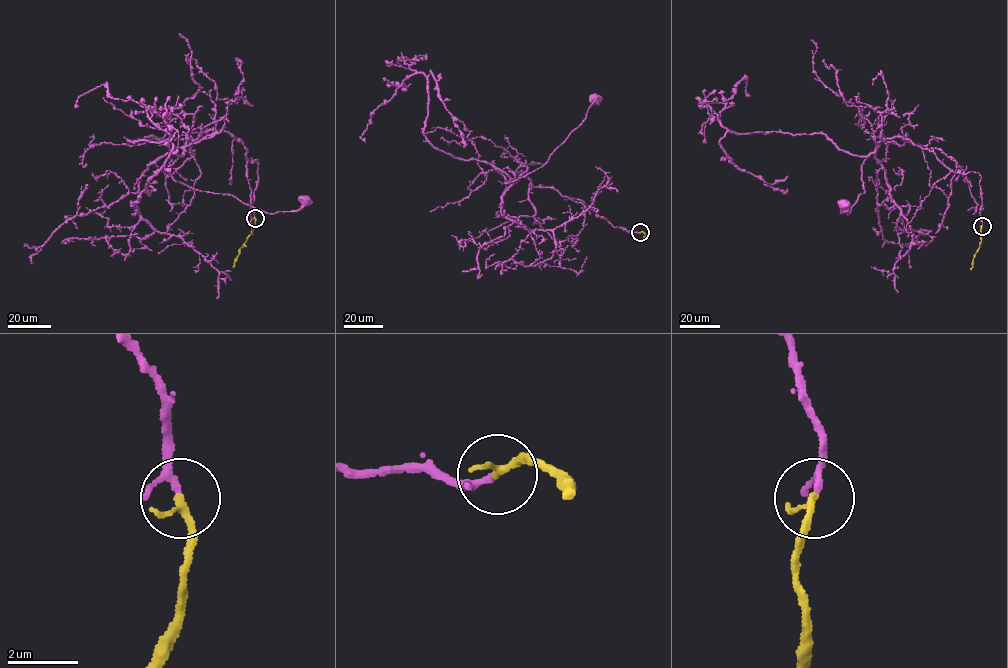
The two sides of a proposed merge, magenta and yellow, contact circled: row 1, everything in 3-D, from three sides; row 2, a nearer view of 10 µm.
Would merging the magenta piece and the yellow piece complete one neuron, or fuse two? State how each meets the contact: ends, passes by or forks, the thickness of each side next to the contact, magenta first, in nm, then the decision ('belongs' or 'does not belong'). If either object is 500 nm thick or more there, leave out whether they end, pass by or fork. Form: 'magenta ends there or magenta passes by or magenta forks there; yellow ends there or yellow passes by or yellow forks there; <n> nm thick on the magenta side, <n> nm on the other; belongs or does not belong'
magenta passes by; yellow ends there; 140 nm thick on the magenta side, 220 nm on the other; belongs

